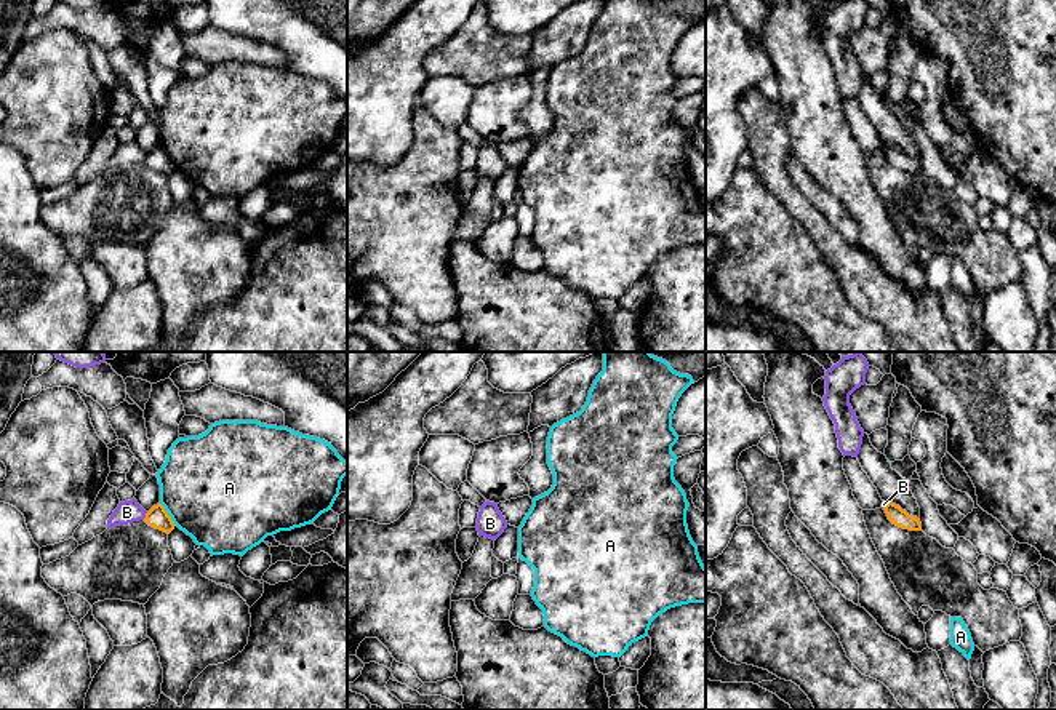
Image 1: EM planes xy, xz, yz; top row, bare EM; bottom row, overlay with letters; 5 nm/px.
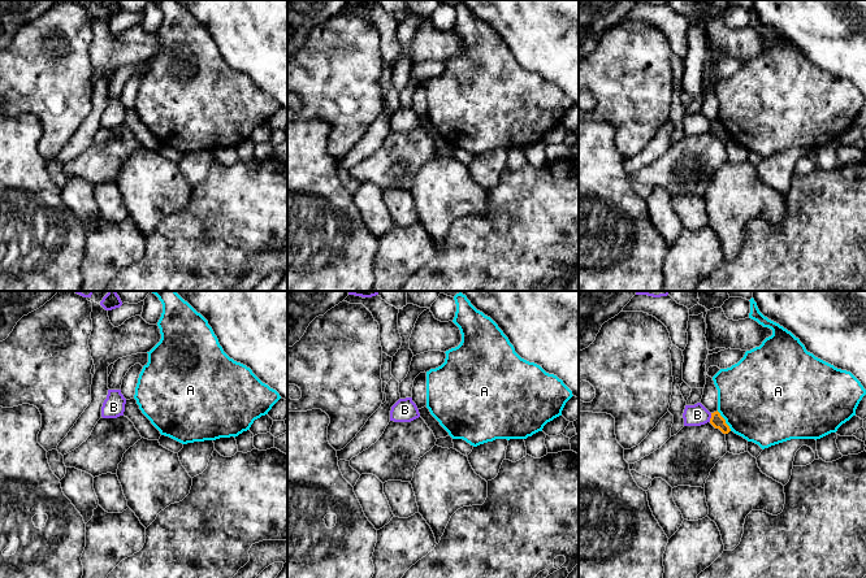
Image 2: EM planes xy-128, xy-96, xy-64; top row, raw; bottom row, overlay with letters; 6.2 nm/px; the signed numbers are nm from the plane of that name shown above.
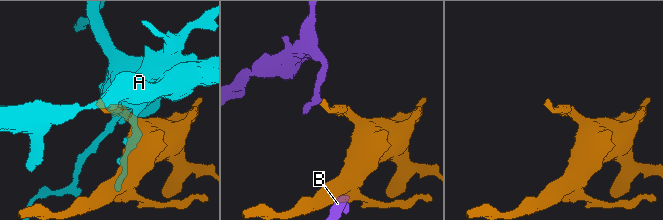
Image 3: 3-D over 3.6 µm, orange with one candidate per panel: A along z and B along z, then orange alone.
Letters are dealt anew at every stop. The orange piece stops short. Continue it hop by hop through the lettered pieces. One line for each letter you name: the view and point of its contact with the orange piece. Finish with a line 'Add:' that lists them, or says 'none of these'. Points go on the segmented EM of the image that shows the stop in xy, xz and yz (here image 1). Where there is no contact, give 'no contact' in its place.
Add: none of these

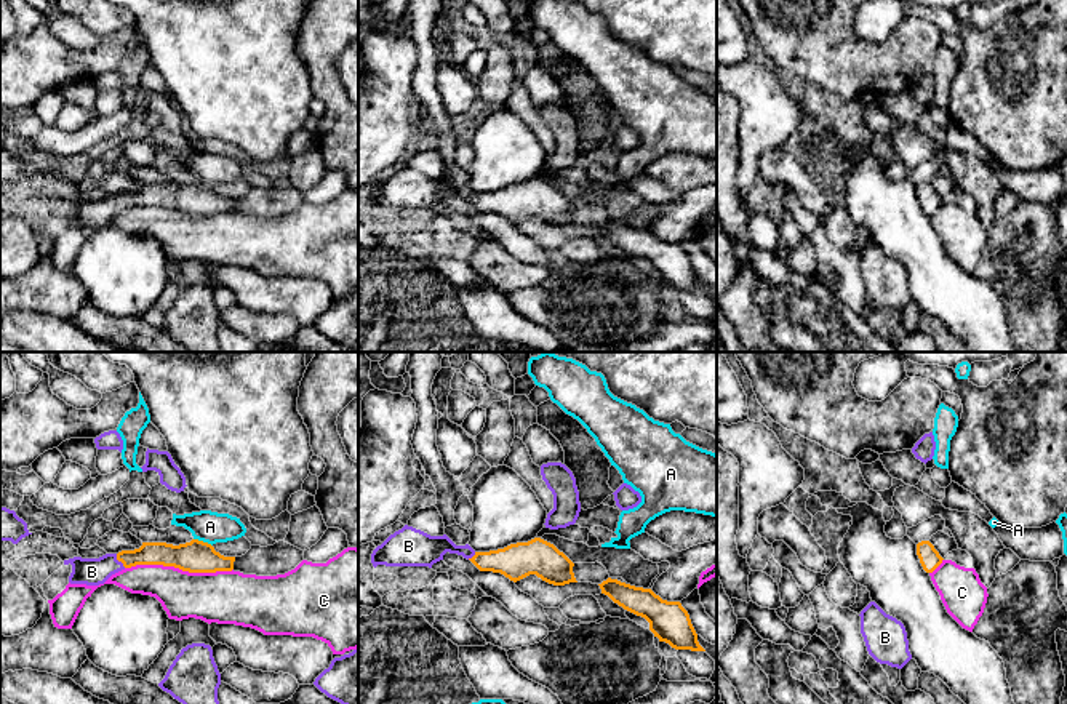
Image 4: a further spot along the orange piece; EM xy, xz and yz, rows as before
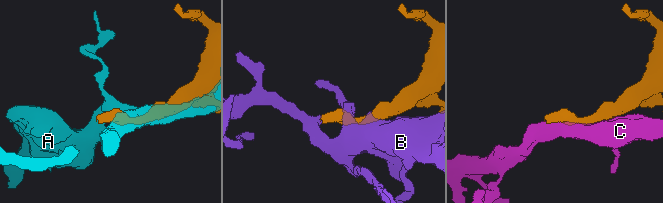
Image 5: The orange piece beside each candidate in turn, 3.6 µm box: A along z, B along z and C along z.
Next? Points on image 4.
B: xy (119, 560)
Add: B

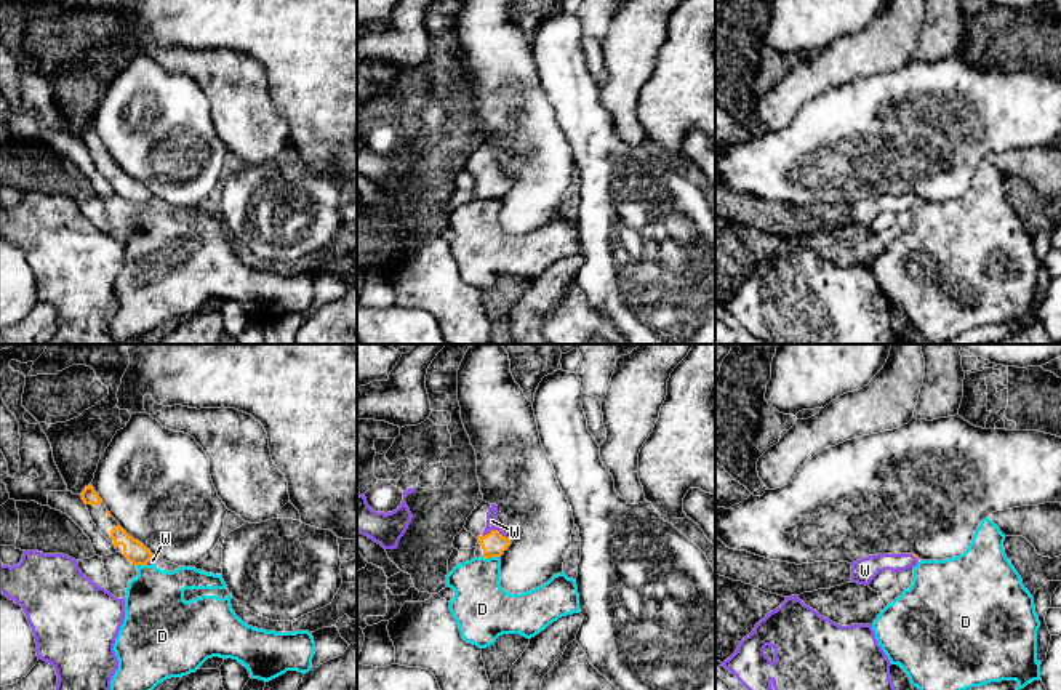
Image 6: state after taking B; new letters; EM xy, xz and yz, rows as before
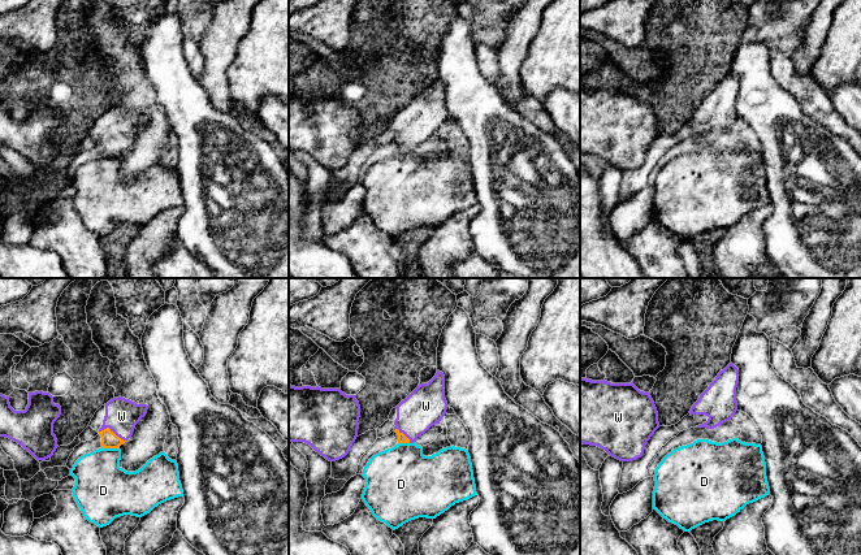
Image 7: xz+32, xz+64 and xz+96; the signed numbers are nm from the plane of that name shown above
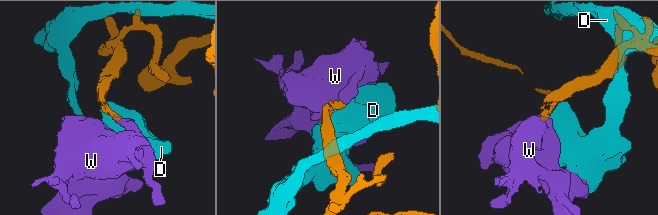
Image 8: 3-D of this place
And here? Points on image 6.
W: xz (495, 530)
Add: W

